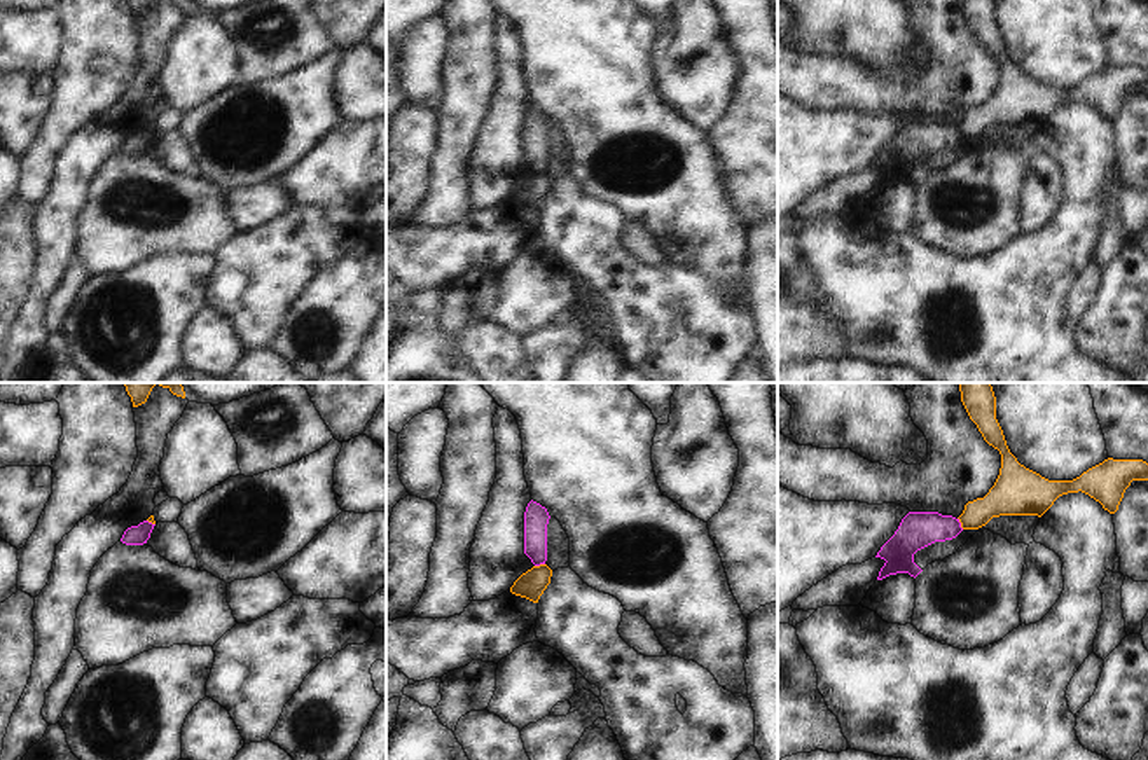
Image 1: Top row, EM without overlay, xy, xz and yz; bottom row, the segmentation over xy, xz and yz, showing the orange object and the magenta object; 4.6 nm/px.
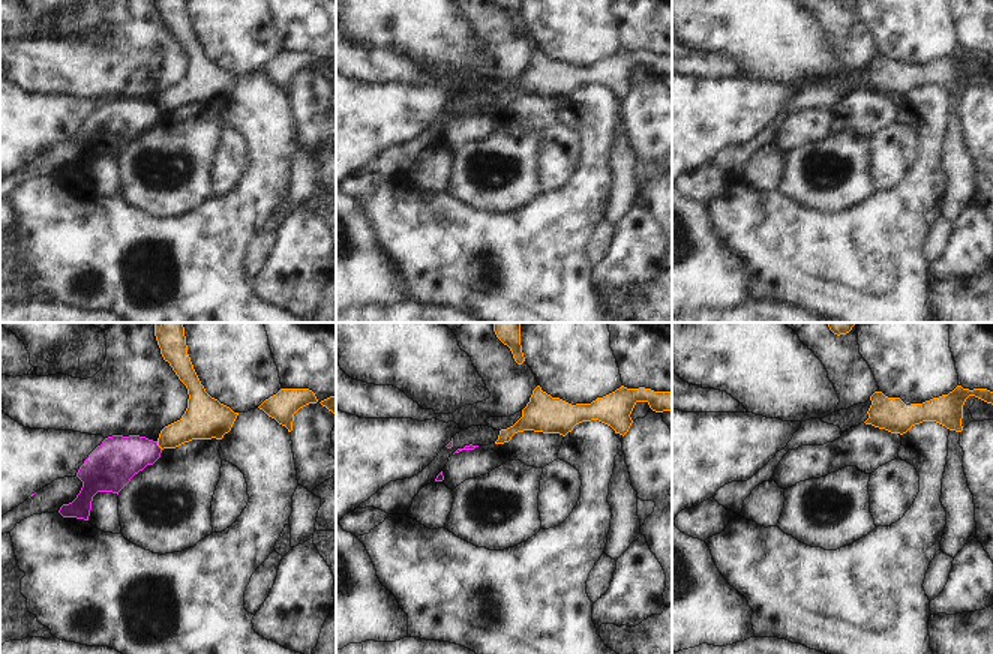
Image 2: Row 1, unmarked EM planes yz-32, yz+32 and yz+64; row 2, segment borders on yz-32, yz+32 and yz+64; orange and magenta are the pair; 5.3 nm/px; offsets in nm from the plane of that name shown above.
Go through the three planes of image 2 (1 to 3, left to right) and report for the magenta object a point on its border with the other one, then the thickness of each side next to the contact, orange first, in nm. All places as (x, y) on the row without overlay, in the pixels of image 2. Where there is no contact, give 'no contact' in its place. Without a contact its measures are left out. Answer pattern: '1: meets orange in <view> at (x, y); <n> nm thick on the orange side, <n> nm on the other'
1: meets orange in yz-32 at (159, 110); 190 nm thick on the orange side, 240 nm on the other
2: no contact
3: no contact

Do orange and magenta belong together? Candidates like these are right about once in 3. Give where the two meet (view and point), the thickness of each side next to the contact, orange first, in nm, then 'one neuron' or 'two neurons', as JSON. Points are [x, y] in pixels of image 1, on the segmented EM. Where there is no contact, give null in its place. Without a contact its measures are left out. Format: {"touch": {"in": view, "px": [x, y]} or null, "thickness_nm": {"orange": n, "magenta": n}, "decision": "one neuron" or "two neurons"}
{"touch": {"in": "yz", "px": [960, 521]}, "thickness_nm": {"orange": 170, "magenta": 170}, "decision": "two neurons"}

